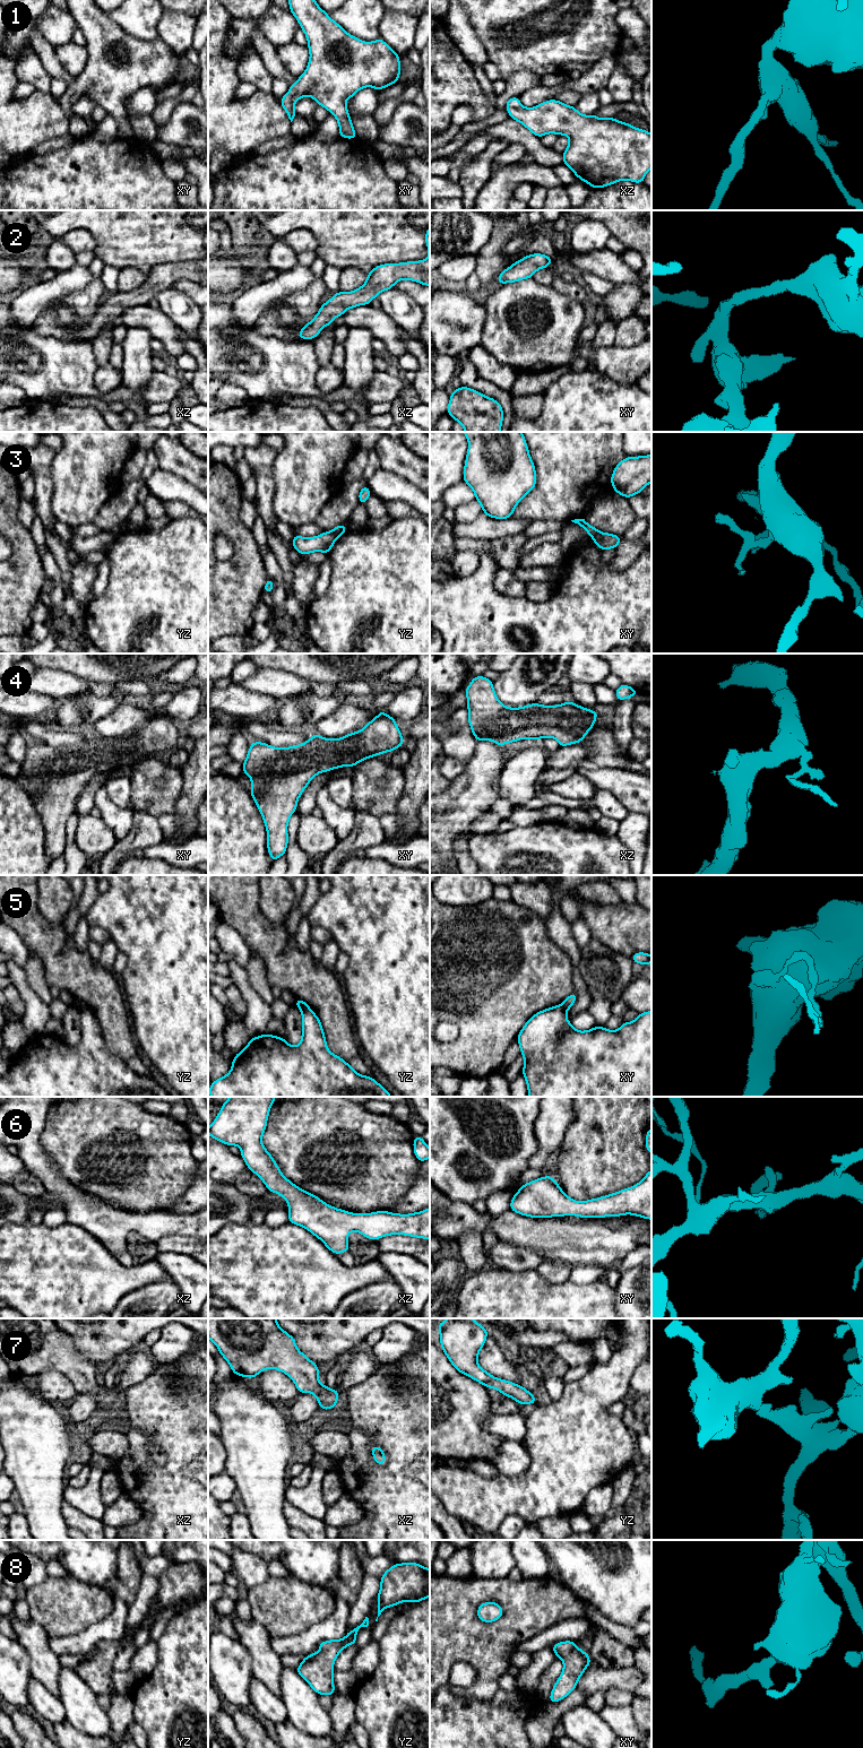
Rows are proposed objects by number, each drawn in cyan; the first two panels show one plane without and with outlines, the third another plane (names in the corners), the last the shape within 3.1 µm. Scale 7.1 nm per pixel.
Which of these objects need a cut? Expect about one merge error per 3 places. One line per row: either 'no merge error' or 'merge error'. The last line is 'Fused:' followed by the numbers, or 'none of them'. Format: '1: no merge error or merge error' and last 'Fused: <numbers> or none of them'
1: no merge error
2: no merge error
3: merge error
4: no merge error
5: merge error
6: no merge error
7: no merge error
8: no merge error
Fused: 3, 5

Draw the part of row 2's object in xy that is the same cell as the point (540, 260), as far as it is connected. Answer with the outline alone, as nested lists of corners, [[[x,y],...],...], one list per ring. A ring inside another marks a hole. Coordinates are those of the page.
[[[542,253],[527,254],[500,272],[498,283],[503,285],[506,283],[516,283],[523,279],[533,278],[538,269],[549,268],[552,259],[553,257]]]

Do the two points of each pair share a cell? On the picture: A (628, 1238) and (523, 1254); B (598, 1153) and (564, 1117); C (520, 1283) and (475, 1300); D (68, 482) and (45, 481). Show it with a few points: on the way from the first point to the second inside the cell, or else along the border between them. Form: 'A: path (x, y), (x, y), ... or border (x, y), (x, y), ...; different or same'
A: border (514, 1244), (531, 1246), (545, 1258); different
B: border (574, 1108), (574, 1122), (566, 1132), (561, 1149); different
C: path (509, 1295), (503, 1300), (486, 1300); same
D: border (54, 455), (51, 461), (52, 498), (50, 507); different

